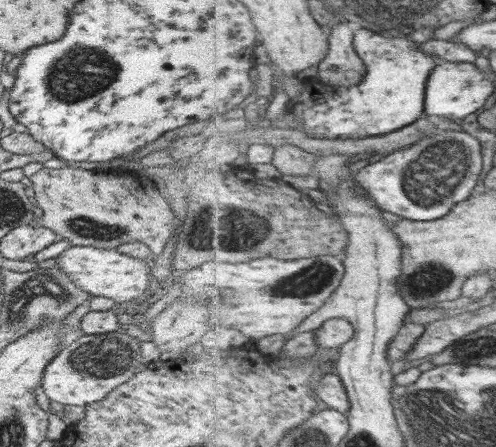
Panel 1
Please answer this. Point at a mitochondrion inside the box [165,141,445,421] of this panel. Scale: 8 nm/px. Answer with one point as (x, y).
(215, 235)

